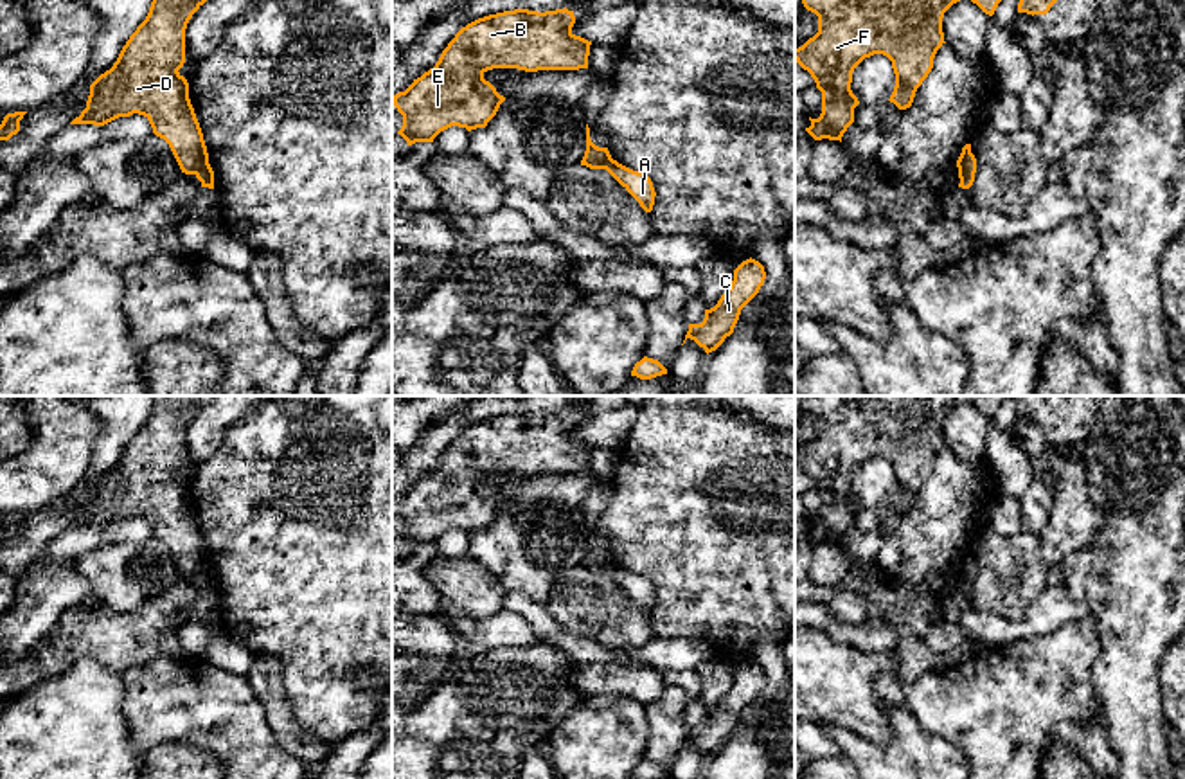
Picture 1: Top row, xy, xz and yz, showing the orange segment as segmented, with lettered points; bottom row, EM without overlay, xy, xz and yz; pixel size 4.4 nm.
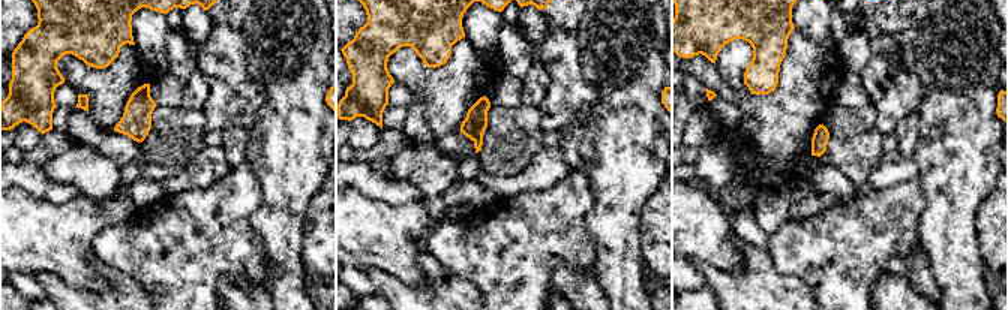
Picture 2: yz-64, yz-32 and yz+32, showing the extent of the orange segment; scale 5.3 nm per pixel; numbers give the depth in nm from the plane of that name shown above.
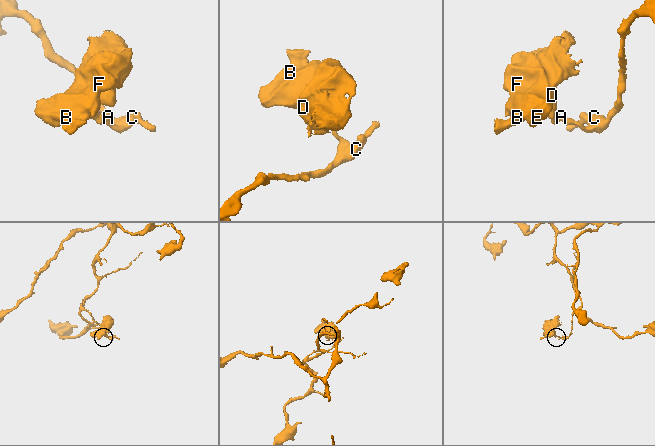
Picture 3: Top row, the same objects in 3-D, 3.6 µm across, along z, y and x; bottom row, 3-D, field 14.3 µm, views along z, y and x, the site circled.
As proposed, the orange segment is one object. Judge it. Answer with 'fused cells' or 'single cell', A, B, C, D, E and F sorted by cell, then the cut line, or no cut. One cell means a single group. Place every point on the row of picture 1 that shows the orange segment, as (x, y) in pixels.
fused cells; A C / B D E F; cut in xz along (610, 155), (603, 168)

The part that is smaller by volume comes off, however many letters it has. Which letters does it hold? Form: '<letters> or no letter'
B, D, E, F

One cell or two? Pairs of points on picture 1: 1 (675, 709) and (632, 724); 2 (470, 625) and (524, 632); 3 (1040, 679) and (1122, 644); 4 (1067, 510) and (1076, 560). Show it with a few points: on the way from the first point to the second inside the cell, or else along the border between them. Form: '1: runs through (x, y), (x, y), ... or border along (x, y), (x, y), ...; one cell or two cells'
1: border along (646, 707), (648, 742), (642, 758); two cells
2: runs through (482, 632), (511, 632); one cell
3: border along (1088, 614), (1101, 646), (1092, 664), (1099, 698); two cells
4: border along (1088, 547), (1072, 551), (1060, 564); two cells

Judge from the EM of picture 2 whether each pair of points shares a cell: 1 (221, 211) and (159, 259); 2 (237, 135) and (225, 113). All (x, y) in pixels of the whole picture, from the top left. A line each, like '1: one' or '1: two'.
1: one
2: two

